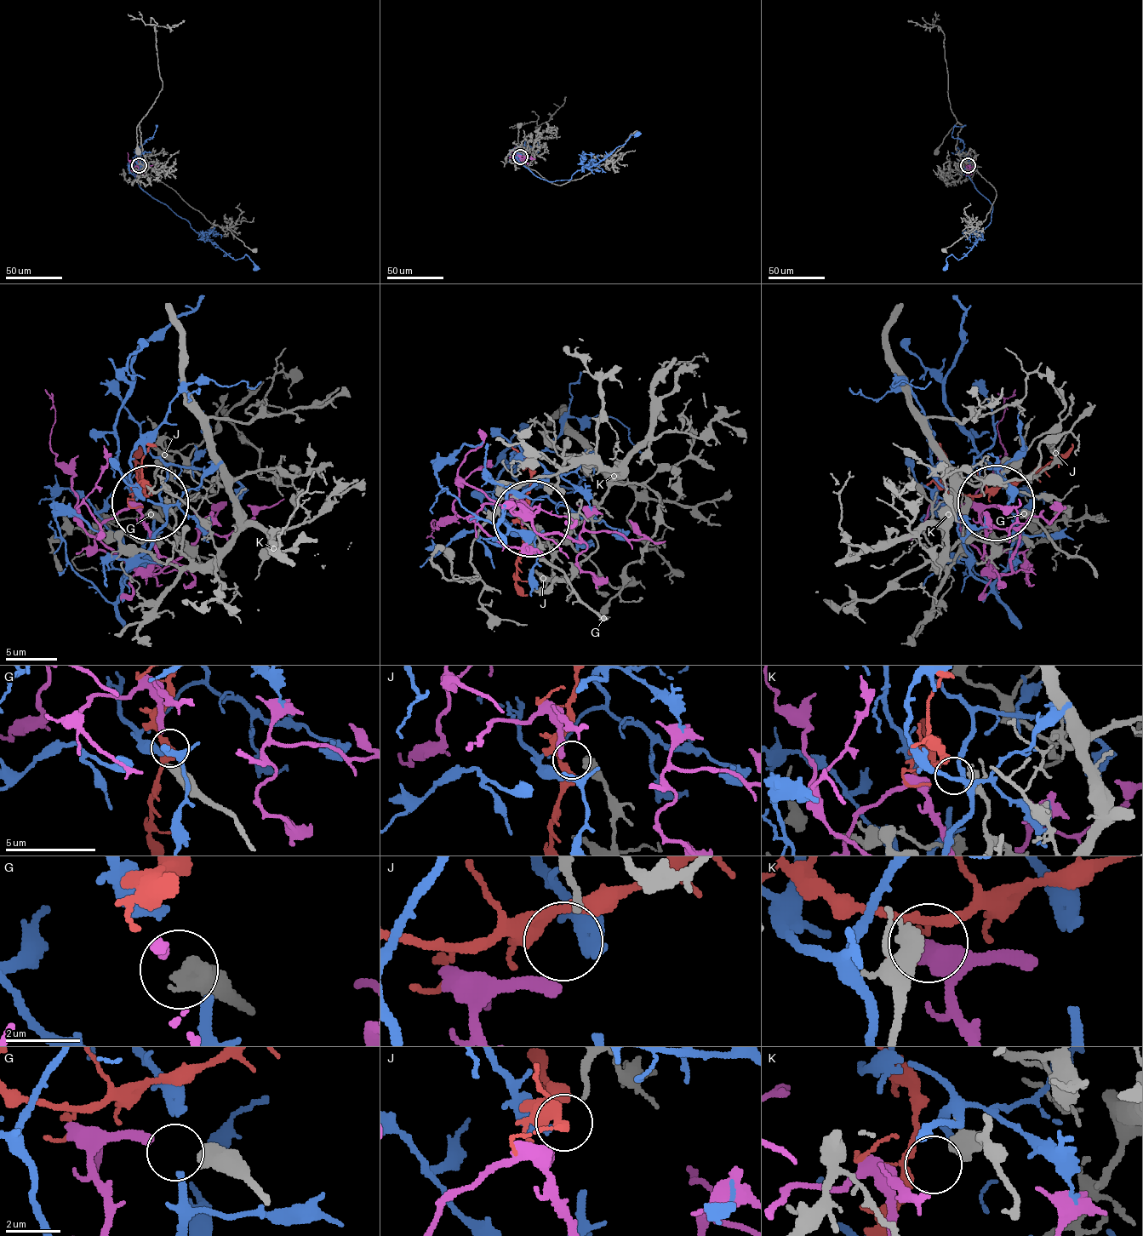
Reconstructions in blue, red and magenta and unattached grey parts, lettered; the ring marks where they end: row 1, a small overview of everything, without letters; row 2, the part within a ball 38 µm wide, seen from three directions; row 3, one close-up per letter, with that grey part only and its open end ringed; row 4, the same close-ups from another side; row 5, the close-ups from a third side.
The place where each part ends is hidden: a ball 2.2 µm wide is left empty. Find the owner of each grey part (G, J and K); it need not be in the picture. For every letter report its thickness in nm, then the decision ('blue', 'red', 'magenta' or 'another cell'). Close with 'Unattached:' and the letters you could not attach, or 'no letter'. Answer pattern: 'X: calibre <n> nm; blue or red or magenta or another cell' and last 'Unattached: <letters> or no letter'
G: calibre 600 nm; magenta
J: calibre 190 nm; blue
K: calibre 400 nm; red
Unattached: no letter

